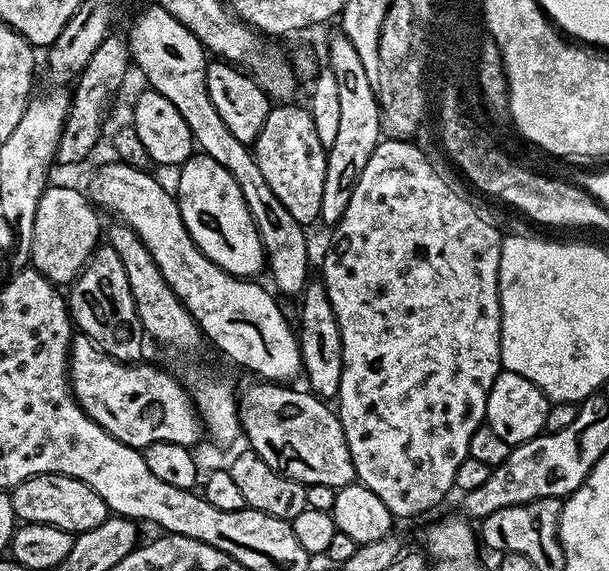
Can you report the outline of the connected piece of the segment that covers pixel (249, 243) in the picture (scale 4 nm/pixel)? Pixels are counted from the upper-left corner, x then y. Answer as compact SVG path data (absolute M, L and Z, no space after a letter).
M194 154L185 164L179 165L180 181L174 187L174 195L180 202L182 222L194 238L194 242L222 270L231 276L252 278L259 268L266 264L264 246L252 221L250 210L242 198L242 190L238 182L214 158L203 154Z

